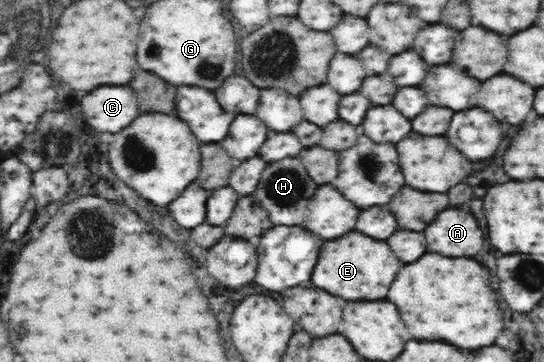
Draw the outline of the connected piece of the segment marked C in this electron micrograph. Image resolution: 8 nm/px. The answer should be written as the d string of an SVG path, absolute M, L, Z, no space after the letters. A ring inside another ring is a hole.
M100 86L82 100L90 128L116 134L138 116L136 94L130 86Z

